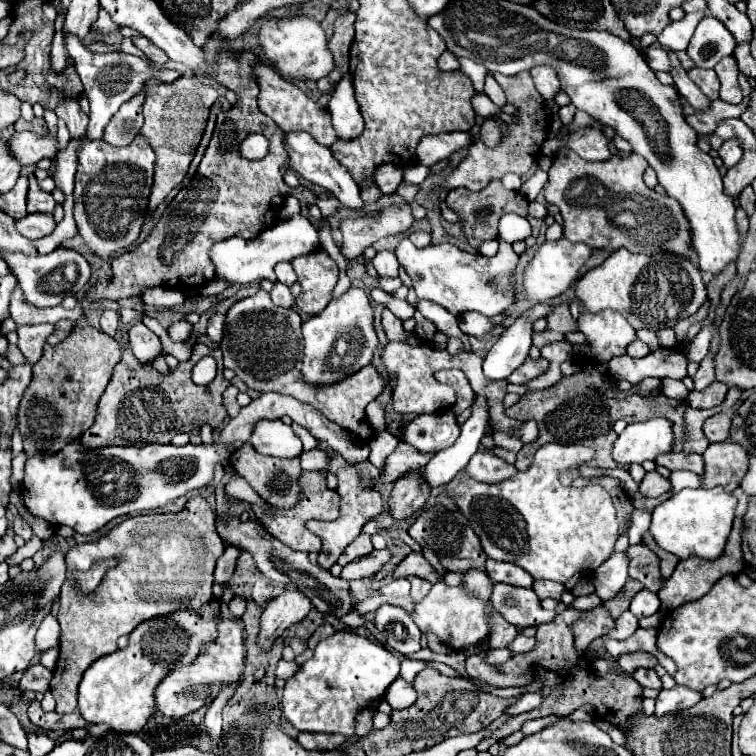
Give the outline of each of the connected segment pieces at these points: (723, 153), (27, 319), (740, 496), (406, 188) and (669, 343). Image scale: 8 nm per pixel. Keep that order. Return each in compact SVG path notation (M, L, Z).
M738 138L724 140L724 144L722 144L720 150L718 150L718 156L722 158L722 162L724 162L726 168L738 164L740 158L742 158L742 142L740 142Z
M20 288L14 290L12 294L12 300L10 300L10 314L12 314L12 320L22 326L22 324L40 324L40 322L50 322L50 324L56 324L58 320L76 320L84 314L84 308L82 306L76 306L74 310L66 310L62 306L56 306L56 308L36 308L28 302L22 302L22 292Z
M741 487L736 488L732 494L737 498L738 504L735 510L735 517L743 517L747 511L747 494Z
M402 182L397 188L396 193L405 198L407 202L412 203L419 190L420 187L418 185L411 185Z
M664 328L664 330L656 332L656 336L658 336L660 346L664 346L664 348L674 348L676 346L676 334L674 334L672 328Z

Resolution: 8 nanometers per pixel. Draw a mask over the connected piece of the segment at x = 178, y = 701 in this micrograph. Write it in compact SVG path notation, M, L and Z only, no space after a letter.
M218 618L216 628L218 628L216 640L202 646L202 650L196 656L196 662L192 662L192 666L184 666L180 670L168 672L160 680L160 684L156 686L156 690L154 690L156 708L164 716L182 718L190 712L196 712L198 708L210 704L224 686L238 684L238 682L244 680L246 630L244 630L242 622L240 620L230 620L230 618Z

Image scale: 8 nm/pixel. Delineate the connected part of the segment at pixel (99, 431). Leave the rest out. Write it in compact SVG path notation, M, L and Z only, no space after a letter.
M202 344L194 348L190 360L180 362L176 368L170 368L168 374L154 370L152 364L144 366L136 362L130 346L122 346L122 360L114 366L112 380L102 394L94 424L82 434L82 444L88 448L100 446L146 446L146 444L170 444L170 440L180 432L192 432L194 426L202 428L204 424L214 430L222 428L228 420L228 412L222 404L222 392L230 382L222 376L222 350L210 350L210 356L216 358L218 352L218 374L208 386L196 386L190 378L192 366L202 358Z

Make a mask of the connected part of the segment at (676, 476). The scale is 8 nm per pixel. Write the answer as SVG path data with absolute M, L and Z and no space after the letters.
M676 470L670 474L670 482L672 482L672 492L680 492L684 488L698 488L700 486L700 478L694 472L688 470Z

